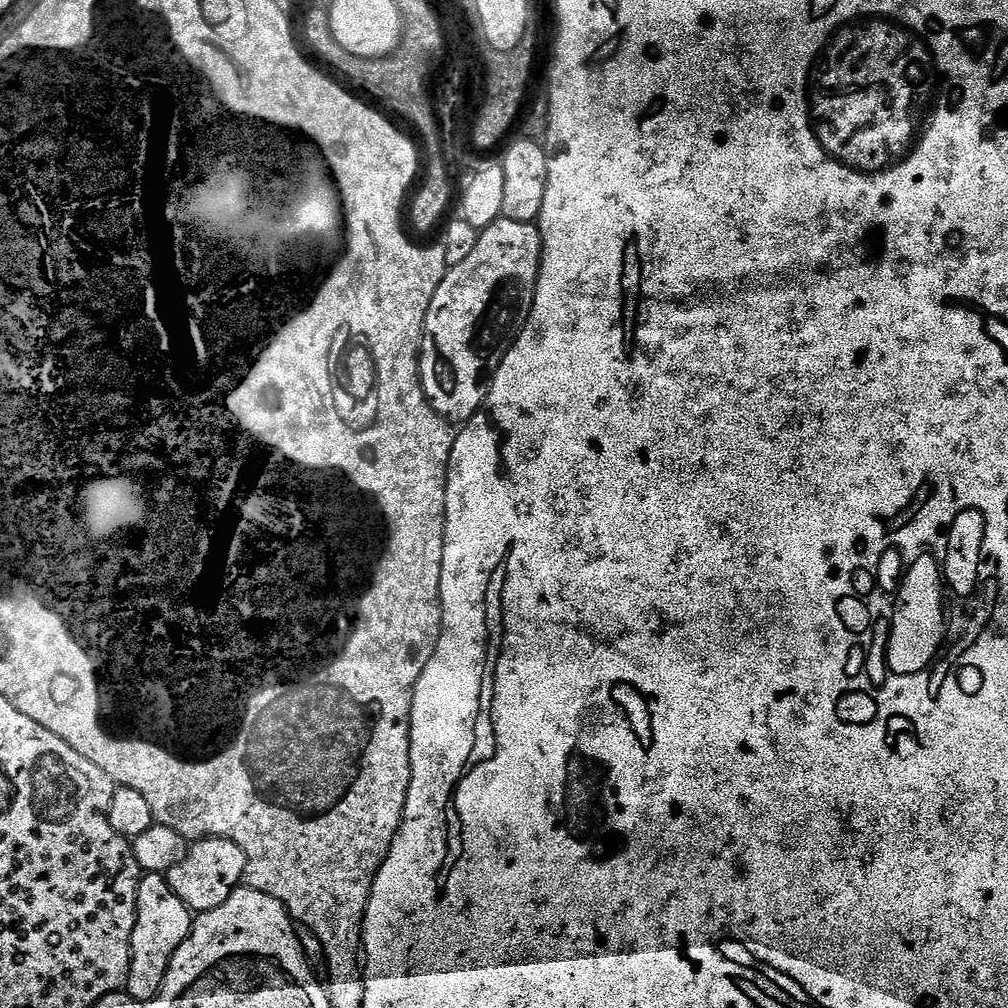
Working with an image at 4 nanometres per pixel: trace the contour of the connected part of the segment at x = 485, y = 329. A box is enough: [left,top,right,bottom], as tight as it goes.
[420,218,544,422]

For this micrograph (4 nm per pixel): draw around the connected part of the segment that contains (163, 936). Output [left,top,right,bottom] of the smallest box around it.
[126,872,194,1000]

